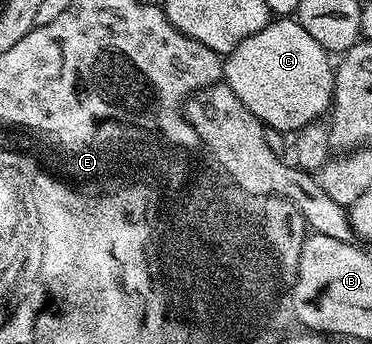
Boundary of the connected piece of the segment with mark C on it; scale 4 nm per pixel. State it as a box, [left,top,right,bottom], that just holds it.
[223,16,336,132]

